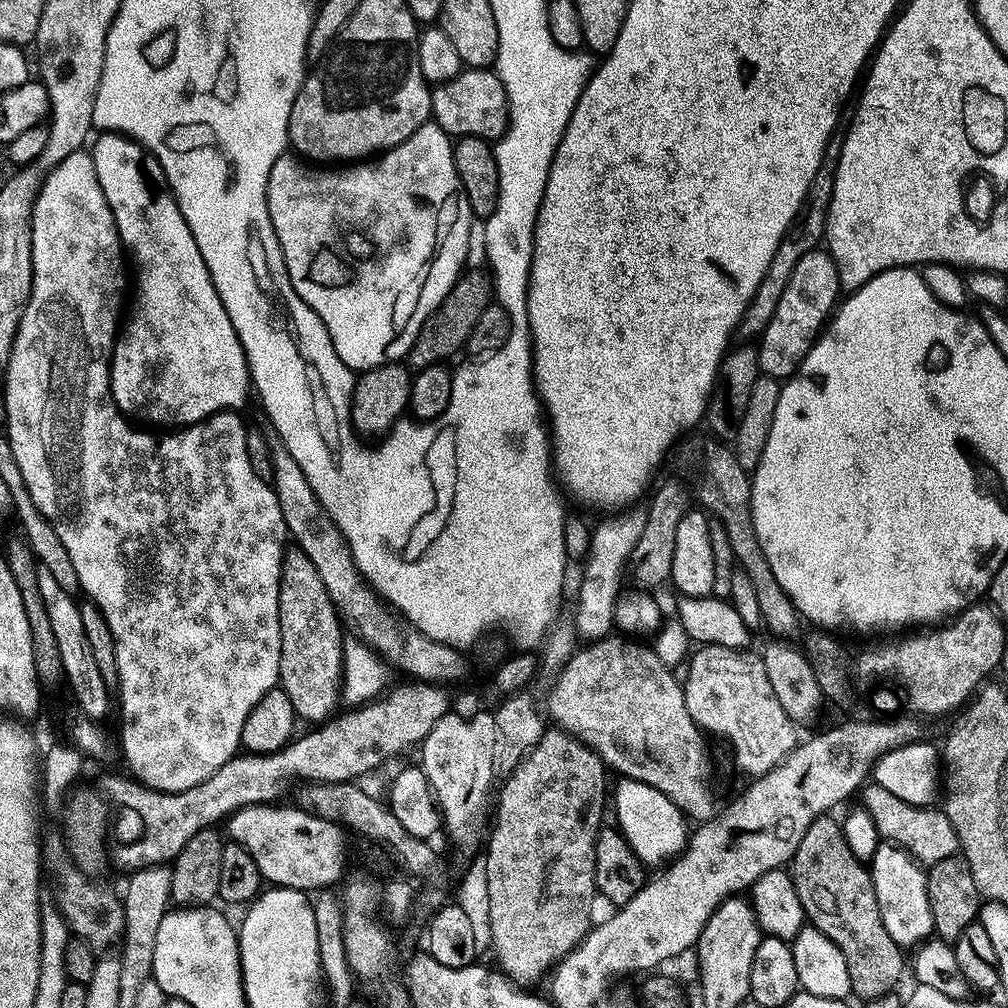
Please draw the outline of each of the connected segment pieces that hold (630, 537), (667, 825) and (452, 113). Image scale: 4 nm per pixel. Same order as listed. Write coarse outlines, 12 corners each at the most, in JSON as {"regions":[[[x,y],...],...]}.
{"regions":[[[643,507],[591,531],[572,616],[577,637],[603,640],[615,625]],[[624,777],[616,824],[646,866],[664,866],[690,835],[684,813]],[[468,68],[432,88],[431,119],[453,138],[495,142],[508,95]]]}

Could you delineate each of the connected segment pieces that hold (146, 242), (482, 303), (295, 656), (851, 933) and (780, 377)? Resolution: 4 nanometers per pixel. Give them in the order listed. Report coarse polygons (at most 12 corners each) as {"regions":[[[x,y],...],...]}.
{"regions":[[[90,155],[136,301],[110,357],[129,417],[243,409],[248,360],[162,166]],[[465,271],[408,350],[419,370],[451,361],[493,299]],[[314,562],[280,571],[279,687],[301,721],[342,700],[346,635]],[[841,821],[810,822],[790,875],[842,950],[851,995],[897,987],[906,956]],[[827,251],[801,258],[758,337],[760,370],[799,372],[840,295]]]}

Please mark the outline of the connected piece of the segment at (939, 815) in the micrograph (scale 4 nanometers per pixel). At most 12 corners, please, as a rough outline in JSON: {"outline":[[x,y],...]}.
{"outline":[[875,782],[863,811],[881,841],[917,864],[957,855],[943,807],[911,805]]}

